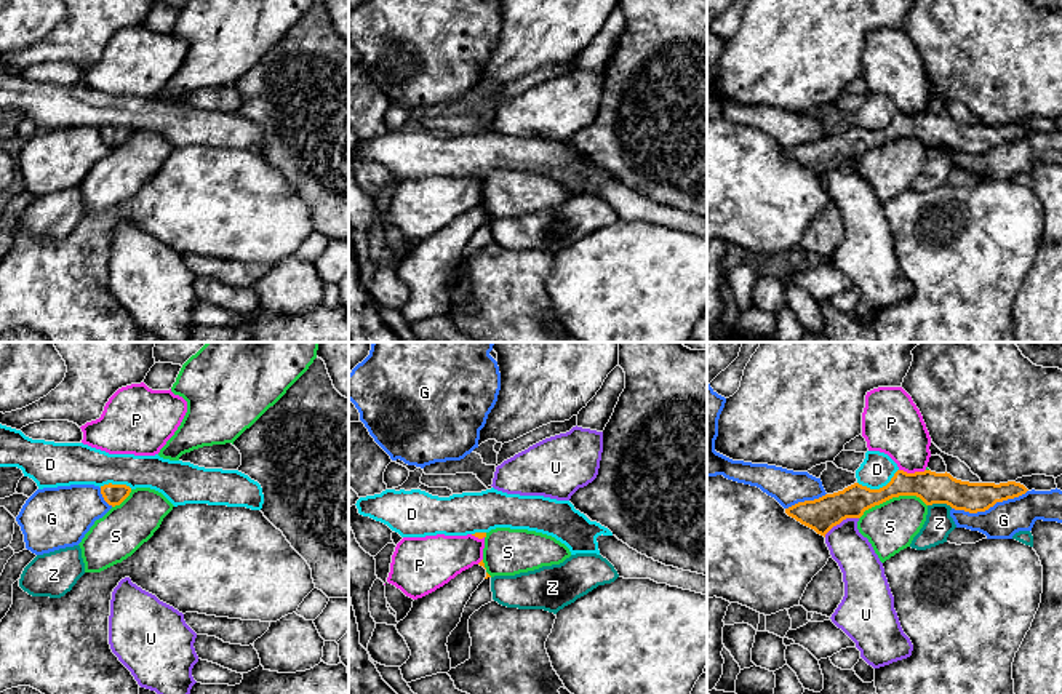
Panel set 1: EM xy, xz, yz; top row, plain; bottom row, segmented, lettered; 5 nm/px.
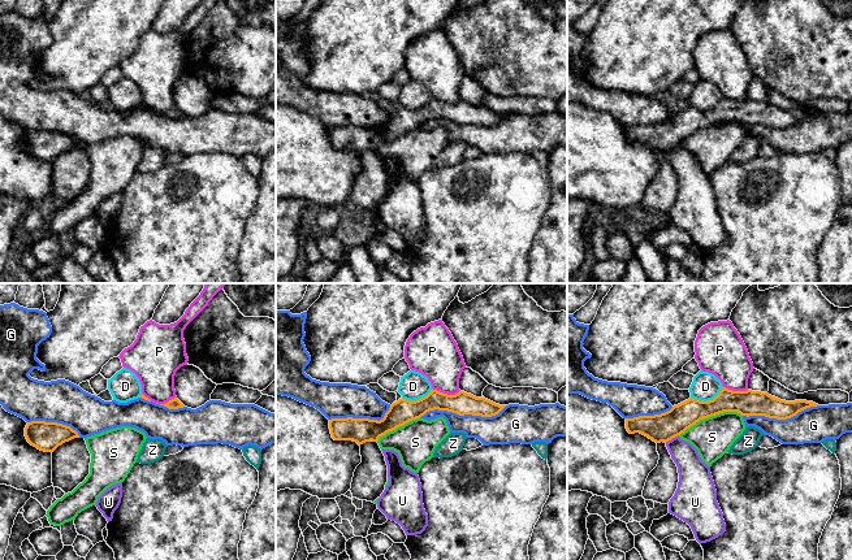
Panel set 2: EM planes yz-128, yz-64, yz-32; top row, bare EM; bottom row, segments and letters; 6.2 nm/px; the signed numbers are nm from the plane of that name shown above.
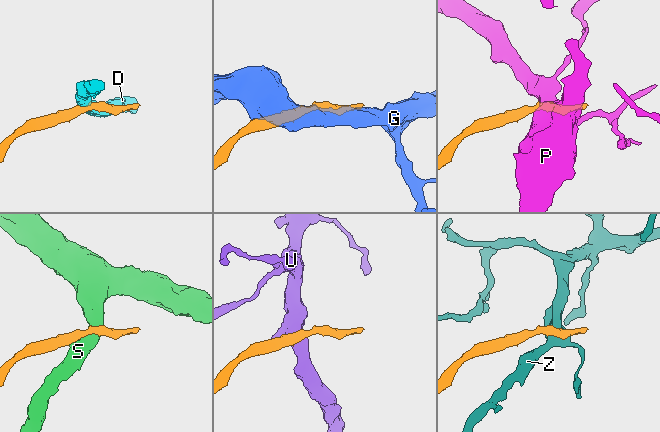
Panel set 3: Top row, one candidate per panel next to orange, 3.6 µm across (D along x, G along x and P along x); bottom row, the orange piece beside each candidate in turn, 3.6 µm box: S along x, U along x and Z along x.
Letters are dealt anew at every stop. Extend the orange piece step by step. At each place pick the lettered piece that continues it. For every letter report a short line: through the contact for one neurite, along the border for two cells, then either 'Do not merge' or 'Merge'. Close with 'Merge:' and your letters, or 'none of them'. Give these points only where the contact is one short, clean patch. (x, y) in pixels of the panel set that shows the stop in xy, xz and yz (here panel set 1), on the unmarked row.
D: Line: yz (898, 111), (878, 130), (867, 130), (858, 125). Do not merge
G: Do not merge
P: Line: yz (899, 111), (907, 114), (925, 112). Do not merge
S: Do not merge
U: Line: yz (858, 159), (842, 162), (824, 178). Do not merge
Z: Line: yz (928, 146), (949, 146), (952, 149). Do not merge
Merge: none of them

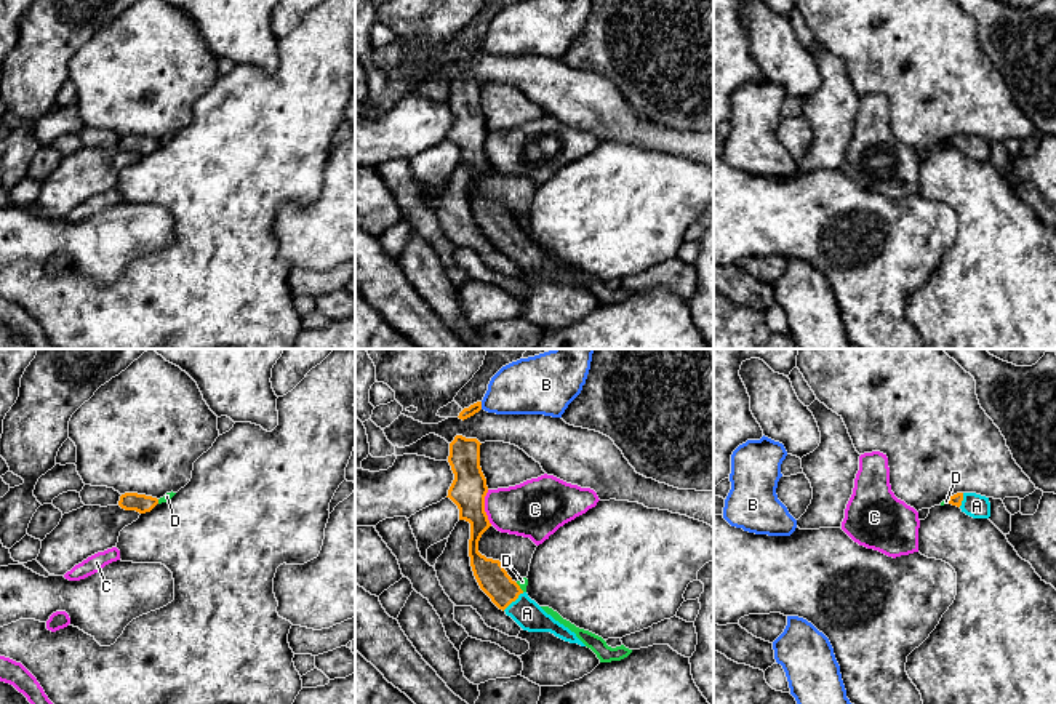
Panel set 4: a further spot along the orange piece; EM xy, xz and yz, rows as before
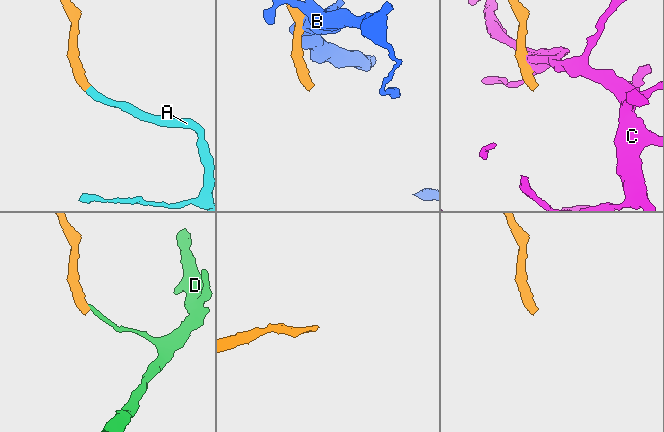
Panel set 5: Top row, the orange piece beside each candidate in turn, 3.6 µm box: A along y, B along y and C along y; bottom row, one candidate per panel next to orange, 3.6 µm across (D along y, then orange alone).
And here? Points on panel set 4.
A: Line: xz (493, 221), (512, 242), (527, 255). Merge
B: Line: xz (480, 44), (482, 50). Do not merge
C: Line: xz (487, 132), (485, 156), (492, 165). Do not merge
D: Line: xz (516, 224), (524, 232). Do not merge
Merge: A

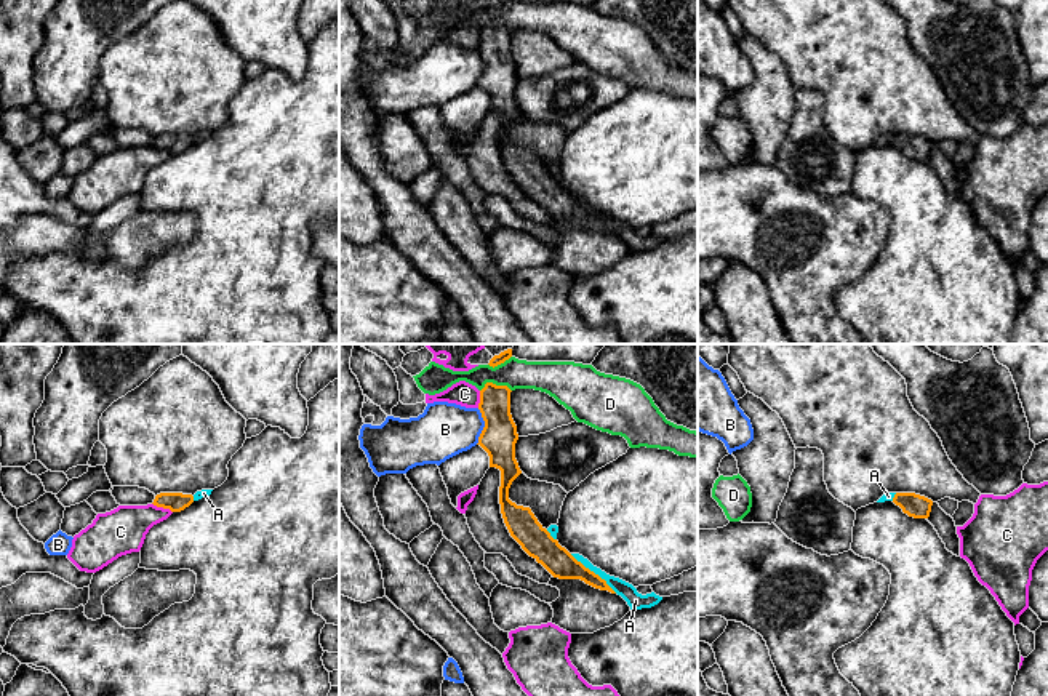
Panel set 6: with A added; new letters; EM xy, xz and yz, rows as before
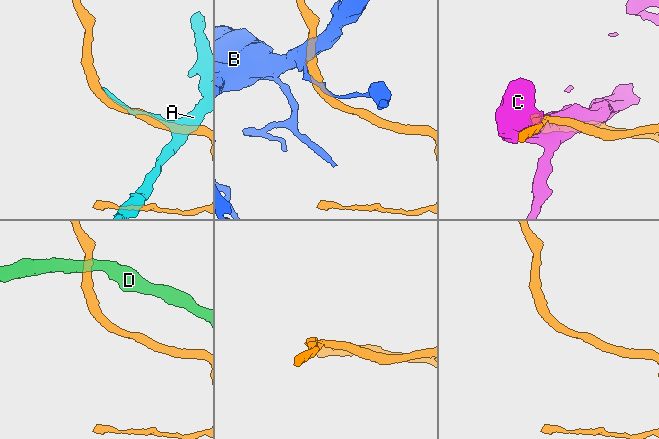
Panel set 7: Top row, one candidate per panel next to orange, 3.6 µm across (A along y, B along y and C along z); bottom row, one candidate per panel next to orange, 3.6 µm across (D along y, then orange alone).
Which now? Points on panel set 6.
A: Do not merge
B: Line: xz (479, 50), (484, 60), (484, 71), (476, 85). Do not merge
C: Do not merge
D: Do not merge
Merge: none of them

